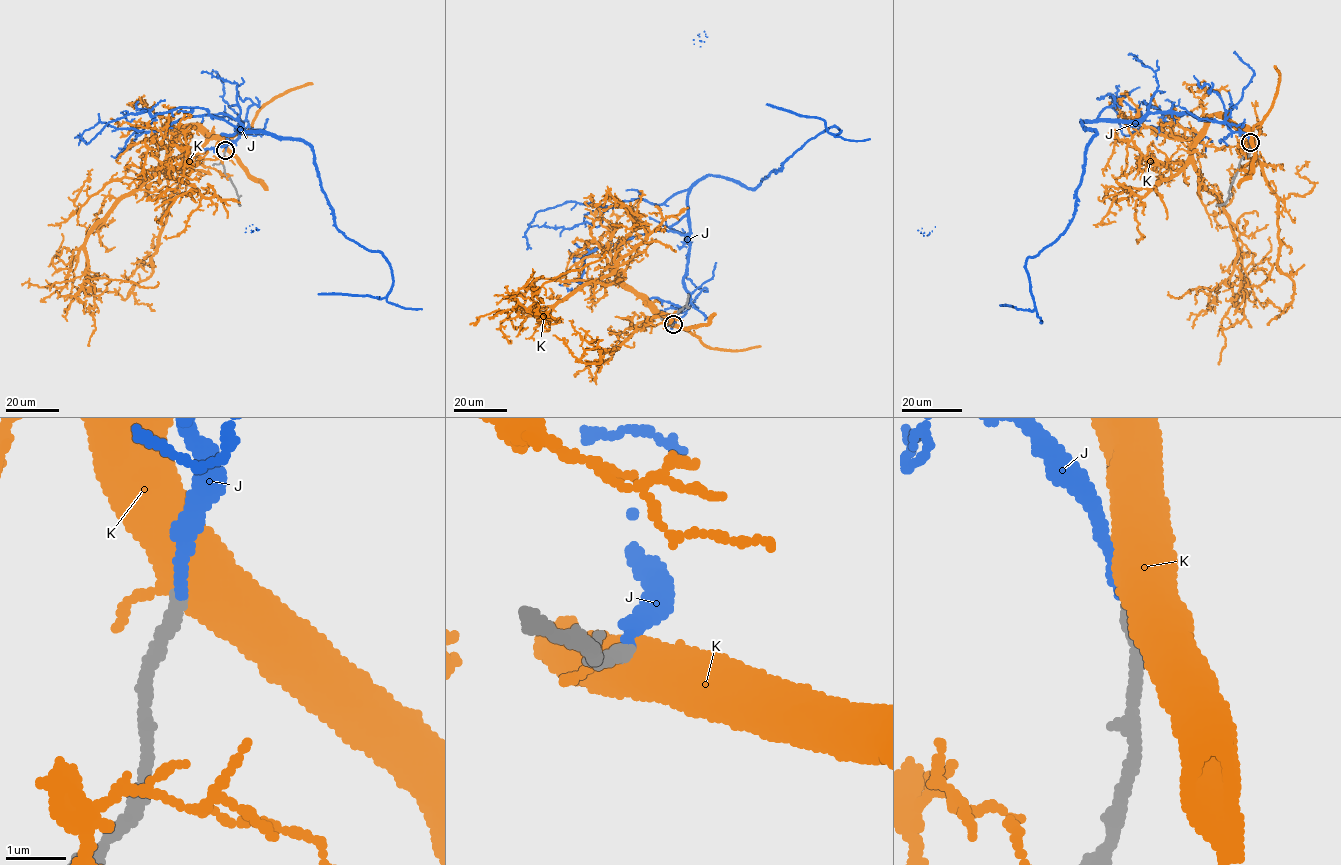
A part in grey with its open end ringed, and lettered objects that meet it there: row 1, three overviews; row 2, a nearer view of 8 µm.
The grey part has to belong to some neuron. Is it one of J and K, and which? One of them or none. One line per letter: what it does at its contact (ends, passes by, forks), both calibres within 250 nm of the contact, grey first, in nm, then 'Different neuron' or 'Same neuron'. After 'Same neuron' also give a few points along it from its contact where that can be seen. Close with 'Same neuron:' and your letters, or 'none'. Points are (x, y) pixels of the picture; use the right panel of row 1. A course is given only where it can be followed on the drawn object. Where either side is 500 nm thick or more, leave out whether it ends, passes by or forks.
J: It ends there. Thickness 240 nm (grey) against 200 nm. Same neuron. Its course: (1250, 142), (1182, 113), (1081, 121), (1095, 136), (1072, 221), (1027, 259), (1031, 311), (1000, 305), (921, 228)
K: Thickness 240 nm (grey) against 550 nm. Different neuron
Same neuron: J

